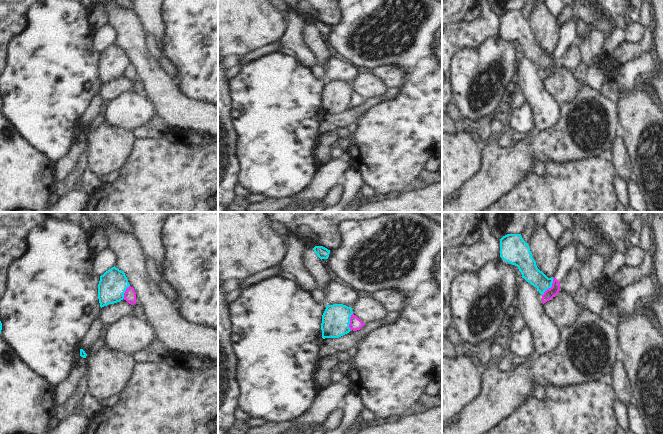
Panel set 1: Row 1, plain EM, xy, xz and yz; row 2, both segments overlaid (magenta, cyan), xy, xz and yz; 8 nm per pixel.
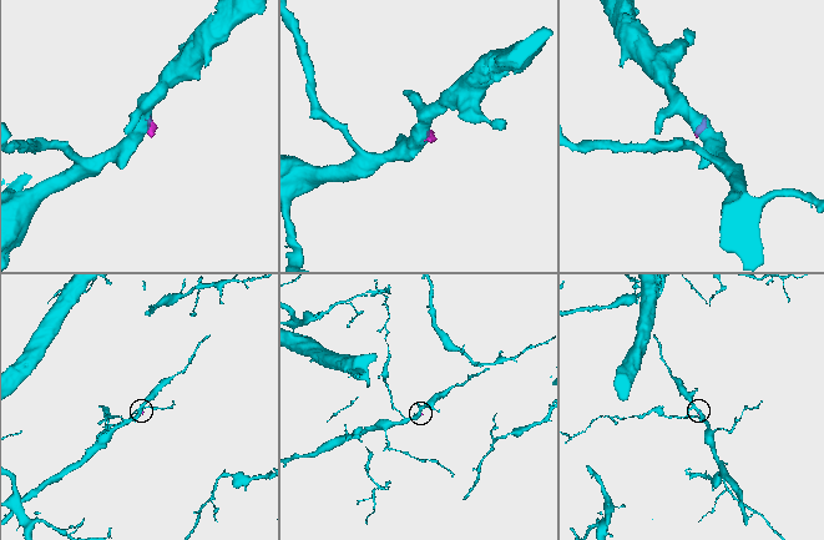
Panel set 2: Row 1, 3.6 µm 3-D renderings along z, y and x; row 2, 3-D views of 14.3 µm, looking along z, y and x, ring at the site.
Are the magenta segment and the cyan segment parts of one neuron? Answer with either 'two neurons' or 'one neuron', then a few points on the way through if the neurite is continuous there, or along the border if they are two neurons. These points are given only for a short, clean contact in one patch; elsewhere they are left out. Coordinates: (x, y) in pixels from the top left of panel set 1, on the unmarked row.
two neurons | along yz (553, 53), (551, 62), (542, 71)

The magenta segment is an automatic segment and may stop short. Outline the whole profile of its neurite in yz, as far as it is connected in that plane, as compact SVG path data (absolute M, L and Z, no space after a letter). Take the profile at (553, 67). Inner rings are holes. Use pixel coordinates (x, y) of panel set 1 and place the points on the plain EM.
M574 9L574 15L566 20L560 27L560 37L553 52L552 63L547 65L542 71L543 80L555 73L560 67L560 59L570 43L577 40L577 23L580 17Z

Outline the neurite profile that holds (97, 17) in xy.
M100 4L92 5L87 16L87 21L94 30L106 24L108 15L105 12L104 7Z

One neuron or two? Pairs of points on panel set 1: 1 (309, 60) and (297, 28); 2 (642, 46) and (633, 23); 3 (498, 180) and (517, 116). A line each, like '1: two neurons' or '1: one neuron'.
1: one neuron
2: two neurons
3: two neurons

